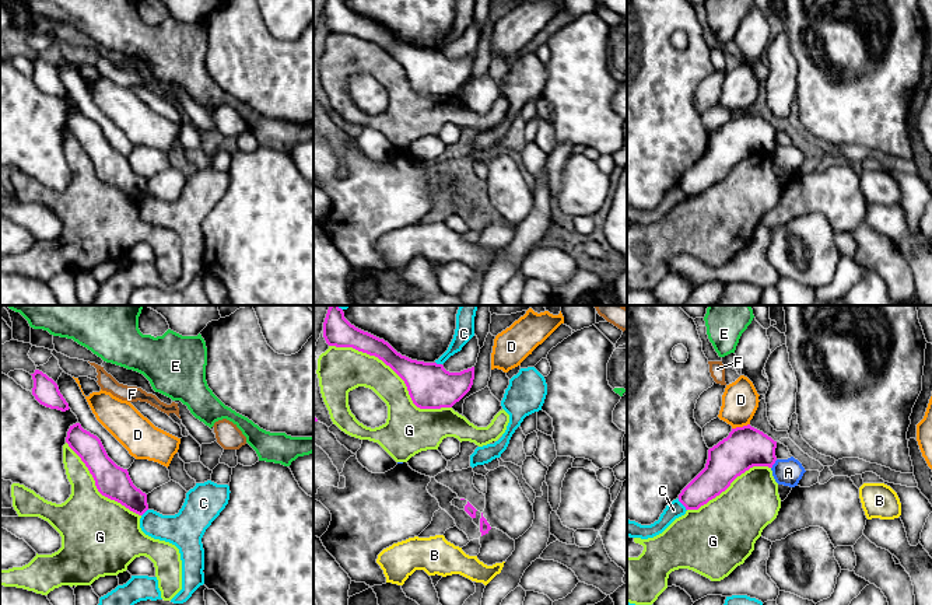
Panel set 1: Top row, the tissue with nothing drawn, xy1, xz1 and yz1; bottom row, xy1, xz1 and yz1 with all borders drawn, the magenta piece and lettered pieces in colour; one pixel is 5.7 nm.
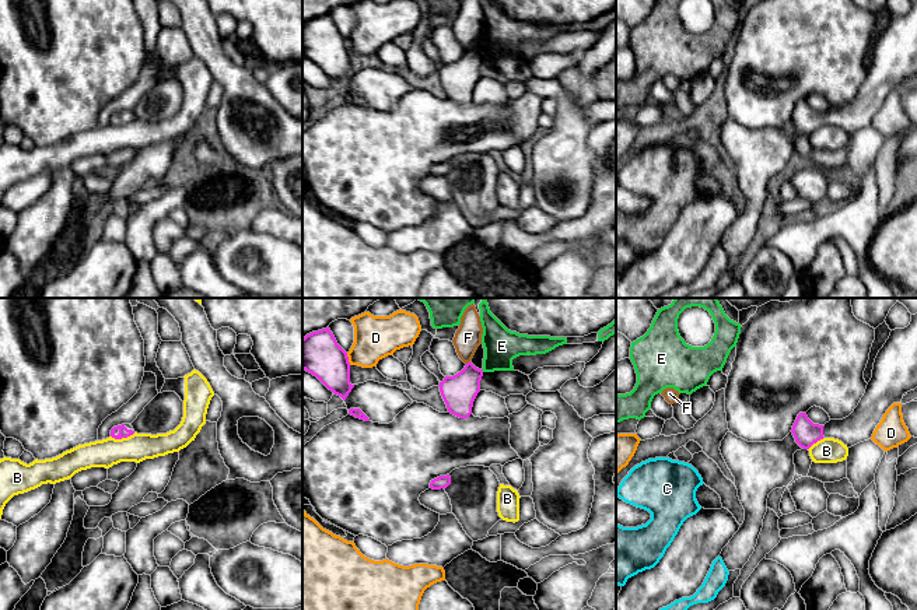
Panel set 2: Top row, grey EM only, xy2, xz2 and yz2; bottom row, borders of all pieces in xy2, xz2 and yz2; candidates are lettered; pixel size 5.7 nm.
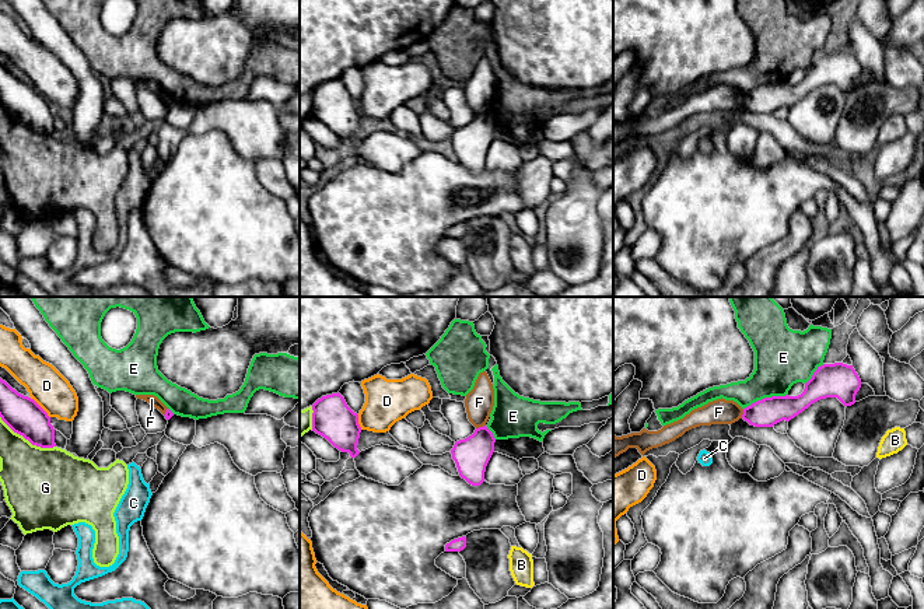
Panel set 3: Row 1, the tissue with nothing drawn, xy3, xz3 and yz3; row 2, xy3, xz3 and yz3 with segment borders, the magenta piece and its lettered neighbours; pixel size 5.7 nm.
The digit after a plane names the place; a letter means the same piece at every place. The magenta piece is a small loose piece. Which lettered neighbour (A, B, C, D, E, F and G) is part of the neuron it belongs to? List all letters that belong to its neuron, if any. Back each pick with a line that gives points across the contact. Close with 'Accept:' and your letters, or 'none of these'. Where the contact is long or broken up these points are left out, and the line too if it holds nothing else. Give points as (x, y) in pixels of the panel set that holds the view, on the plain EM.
Accept: none of these

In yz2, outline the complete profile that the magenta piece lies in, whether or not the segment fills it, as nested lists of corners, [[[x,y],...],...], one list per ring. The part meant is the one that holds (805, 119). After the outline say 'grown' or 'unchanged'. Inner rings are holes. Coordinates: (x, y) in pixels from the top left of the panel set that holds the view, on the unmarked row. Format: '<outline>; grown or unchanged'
[[[917,0],[904,15],[895,15],[879,36],[867,71],[854,98],[843,106],[830,106],[825,112],[813,111],[806,99],[799,99],[792,122],[795,129],[809,136],[823,125],[841,127],[847,134],[871,126],[876,112],[893,90],[902,90],[903,81],[917,74]]]; grown

